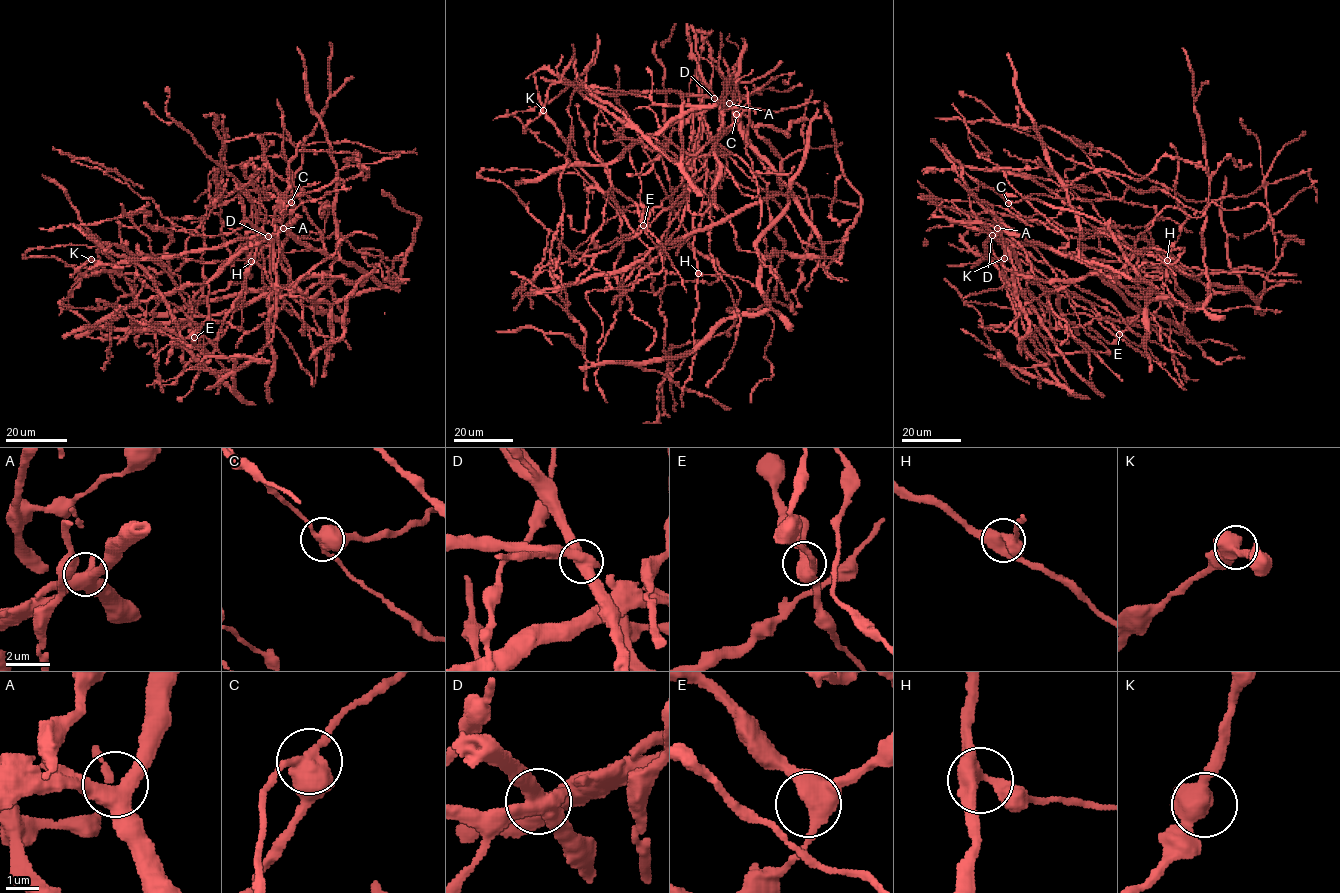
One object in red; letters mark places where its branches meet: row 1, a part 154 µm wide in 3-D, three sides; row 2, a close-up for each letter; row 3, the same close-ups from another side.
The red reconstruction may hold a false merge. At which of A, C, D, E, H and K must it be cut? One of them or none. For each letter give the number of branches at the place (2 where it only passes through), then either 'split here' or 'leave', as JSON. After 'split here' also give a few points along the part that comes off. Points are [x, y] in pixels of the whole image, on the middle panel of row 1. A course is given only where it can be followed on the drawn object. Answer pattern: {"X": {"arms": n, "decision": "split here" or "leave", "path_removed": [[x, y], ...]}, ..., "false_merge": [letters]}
{"A": {"arms": 3, "decision": "leave"}, "C": {"arms": 3, "decision": "split here", "path_removed": [[736, 114], [726, 134], [695, 151], [681, 183], [660, 206], [632, 212], [615, 209], [507, 109]]}, "D": {"arms": 3, "decision": "leave"}, "E": {"arms": 3, "decision": "leave"}, "H": {"arms": 3, "decision": "leave"}, "K": {"arms": 3, "decision": "leave"}, "false_merge": ["C"]}

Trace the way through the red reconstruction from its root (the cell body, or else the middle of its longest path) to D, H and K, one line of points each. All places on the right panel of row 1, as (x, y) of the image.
D: (1092, 273), (1112, 275), (1132, 294), (1149, 299), (1149, 284), (1113, 269), (1063, 256), (1005, 231), (992, 236)
H: (1092, 273), (1138, 311), (1153, 313), (1161, 297), (1139, 285), (1138, 257), (1129, 247), (1167, 260)
K: (1092, 273), (1112, 275), (1149, 299), (1149, 284), (998, 230), (986, 241), (988, 257), (977, 263), (1004, 258)

